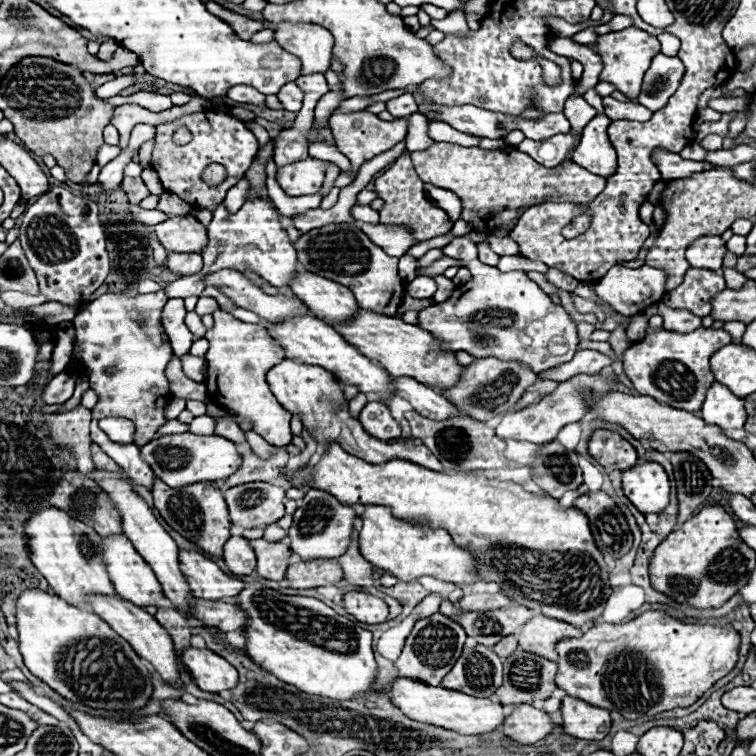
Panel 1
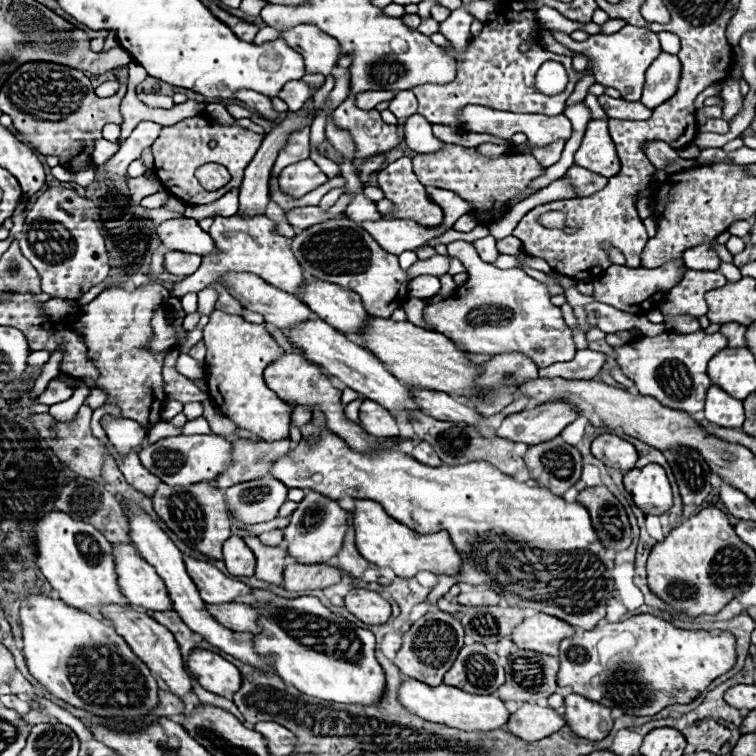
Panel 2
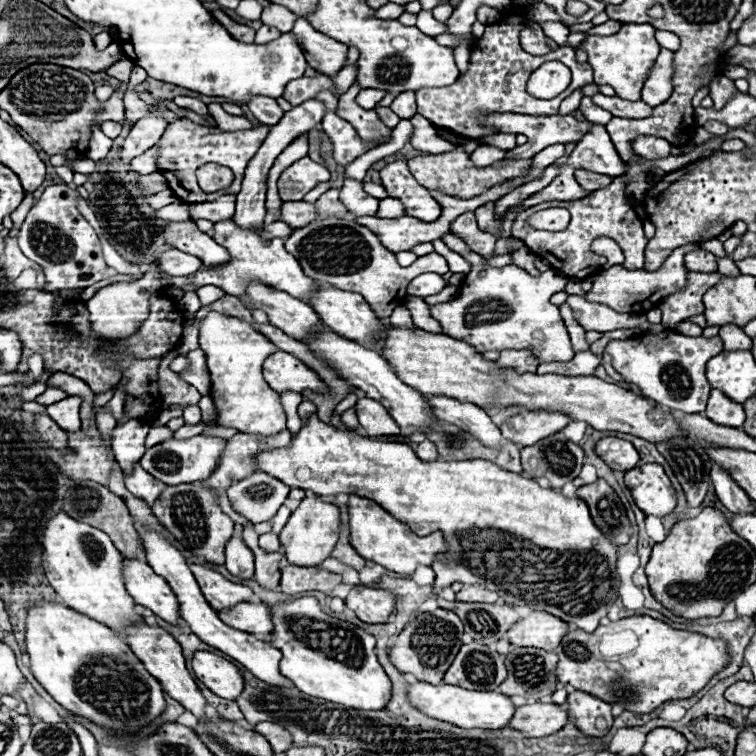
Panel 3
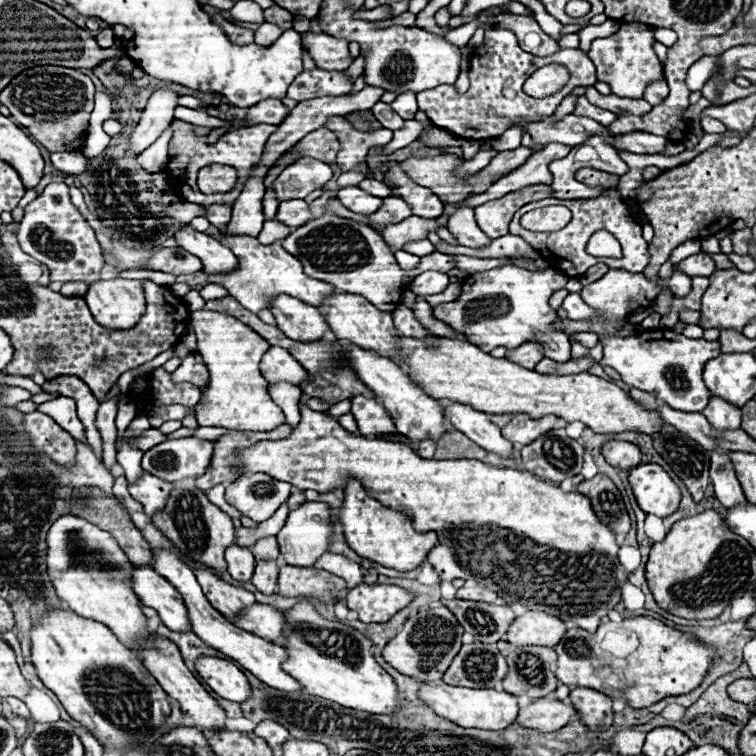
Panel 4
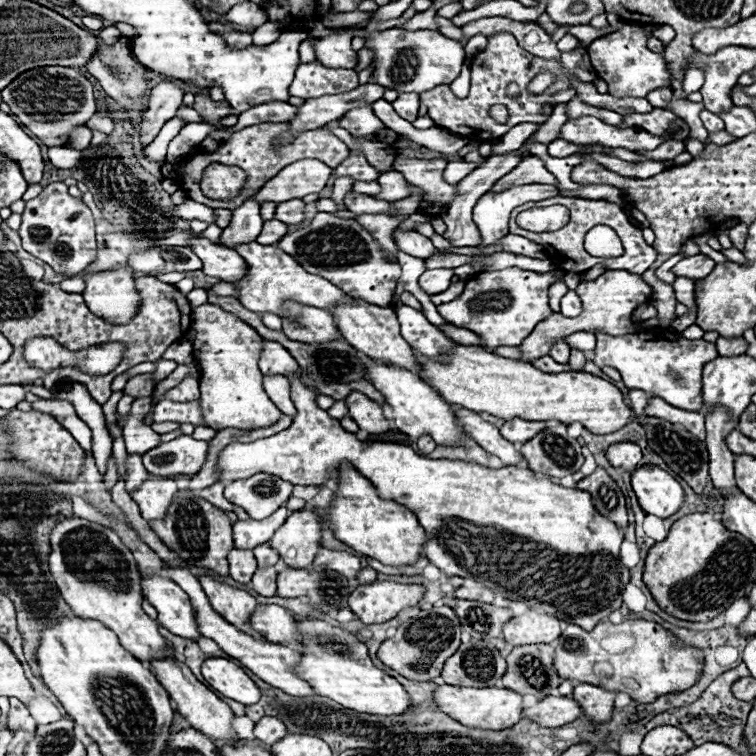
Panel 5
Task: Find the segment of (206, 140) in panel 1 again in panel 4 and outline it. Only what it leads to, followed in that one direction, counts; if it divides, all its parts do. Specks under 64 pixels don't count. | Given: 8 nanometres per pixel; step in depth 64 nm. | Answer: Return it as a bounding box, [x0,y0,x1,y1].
[166,120,278,206]

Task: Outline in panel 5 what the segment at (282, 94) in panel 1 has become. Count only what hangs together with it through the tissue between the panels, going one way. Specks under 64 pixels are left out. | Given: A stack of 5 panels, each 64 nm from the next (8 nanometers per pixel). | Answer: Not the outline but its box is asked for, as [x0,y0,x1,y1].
[290,60,358,100]

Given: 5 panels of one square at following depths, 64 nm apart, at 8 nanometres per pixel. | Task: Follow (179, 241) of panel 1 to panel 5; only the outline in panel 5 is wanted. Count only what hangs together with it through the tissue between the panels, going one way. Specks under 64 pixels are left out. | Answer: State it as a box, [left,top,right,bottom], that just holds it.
[190,238,246,282]

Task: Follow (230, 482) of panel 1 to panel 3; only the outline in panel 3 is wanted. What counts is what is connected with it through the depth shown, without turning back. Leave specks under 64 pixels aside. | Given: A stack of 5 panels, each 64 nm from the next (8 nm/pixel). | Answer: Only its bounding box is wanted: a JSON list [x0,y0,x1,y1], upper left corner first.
[200,430,292,488]

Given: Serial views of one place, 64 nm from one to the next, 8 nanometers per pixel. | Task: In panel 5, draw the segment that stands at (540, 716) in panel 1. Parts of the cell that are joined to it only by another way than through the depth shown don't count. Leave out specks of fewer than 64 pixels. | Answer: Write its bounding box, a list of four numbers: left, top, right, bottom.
[524,696,582,728]

